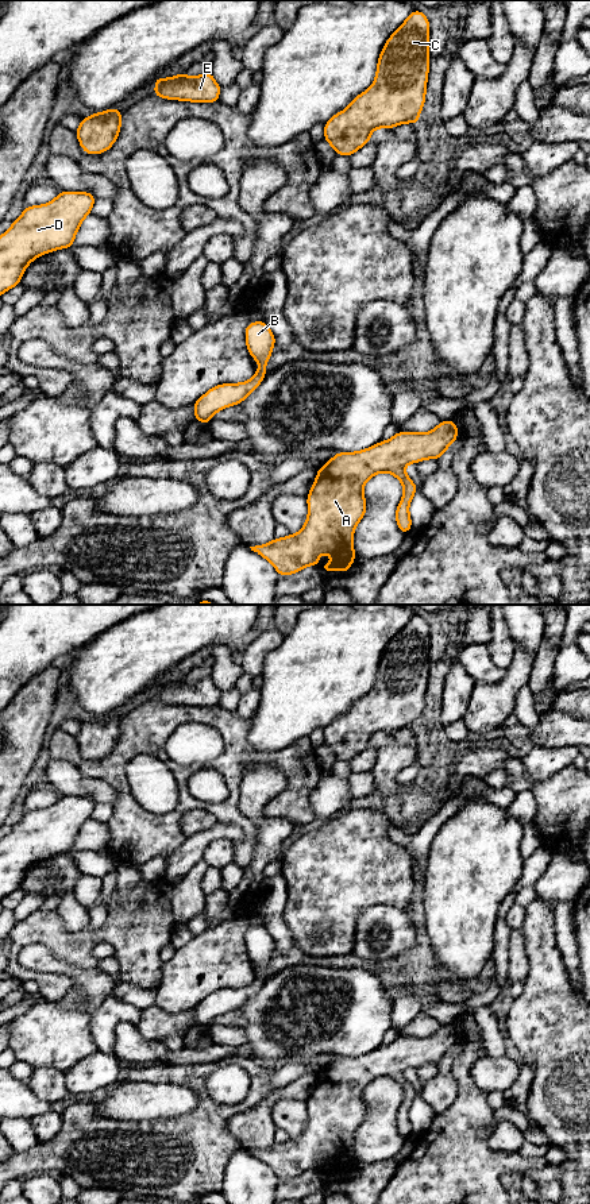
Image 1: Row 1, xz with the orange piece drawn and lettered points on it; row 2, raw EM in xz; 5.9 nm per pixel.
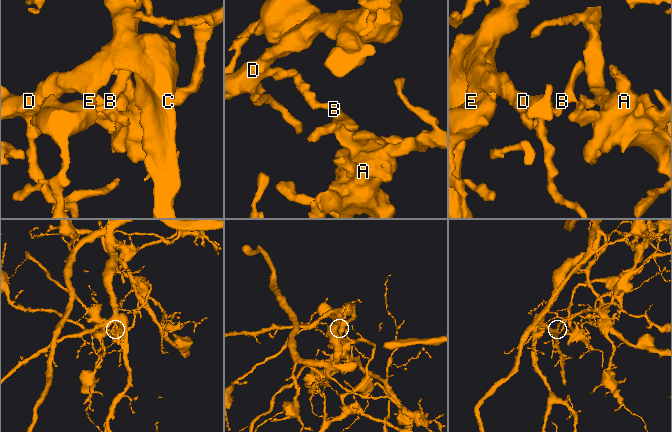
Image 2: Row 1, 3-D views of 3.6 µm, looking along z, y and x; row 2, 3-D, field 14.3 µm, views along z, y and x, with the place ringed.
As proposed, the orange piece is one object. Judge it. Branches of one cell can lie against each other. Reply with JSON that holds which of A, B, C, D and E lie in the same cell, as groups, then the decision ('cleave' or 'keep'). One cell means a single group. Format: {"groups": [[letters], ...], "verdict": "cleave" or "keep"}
{"groups": [["A"], ["B", "C", "D", "E"]], "verdict": "cleave"}

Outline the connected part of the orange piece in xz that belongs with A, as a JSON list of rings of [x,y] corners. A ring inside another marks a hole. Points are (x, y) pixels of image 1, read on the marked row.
[[[454,420],[441,421],[436,428],[427,433],[397,432],[390,440],[358,452],[338,452],[321,468],[306,495],[308,518],[302,529],[288,537],[274,539],[273,541],[250,547],[251,551],[263,556],[277,570],[279,576],[298,572],[308,566],[319,566],[325,574],[335,568],[346,575],[356,557],[352,548],[354,530],[366,513],[366,498],[363,495],[365,483],[378,472],[393,474],[404,486],[404,495],[396,509],[396,521],[404,535],[412,529],[409,517],[409,503],[417,491],[417,486],[406,475],[404,467],[409,463],[419,463],[424,459],[437,460],[444,451],[458,439],[458,428]],[[329,553],[333,560],[329,564],[319,564],[317,557]]]

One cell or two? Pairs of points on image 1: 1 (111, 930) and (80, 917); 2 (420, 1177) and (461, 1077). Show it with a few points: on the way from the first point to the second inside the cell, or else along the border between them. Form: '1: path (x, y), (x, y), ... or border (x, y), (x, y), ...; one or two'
1: border (58, 913), (69, 930), (77, 930), (88, 923); two
2: path (444, 1153), (458, 1139), (465, 1127), (465, 1102); one

